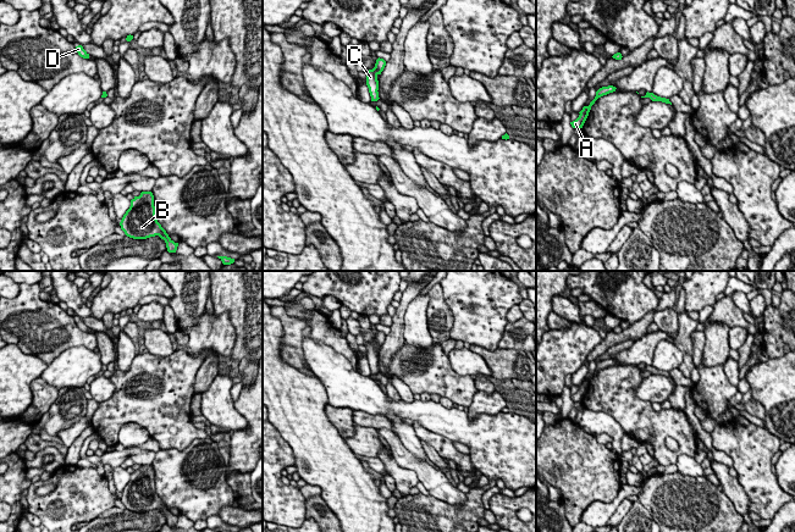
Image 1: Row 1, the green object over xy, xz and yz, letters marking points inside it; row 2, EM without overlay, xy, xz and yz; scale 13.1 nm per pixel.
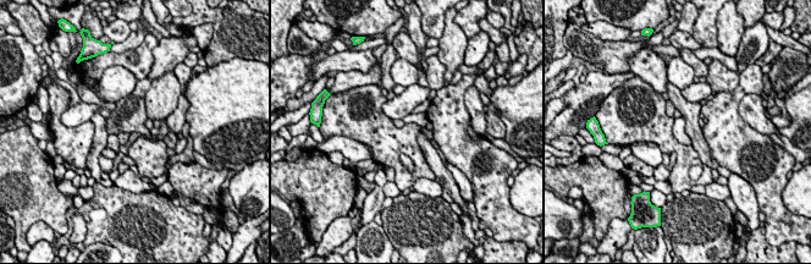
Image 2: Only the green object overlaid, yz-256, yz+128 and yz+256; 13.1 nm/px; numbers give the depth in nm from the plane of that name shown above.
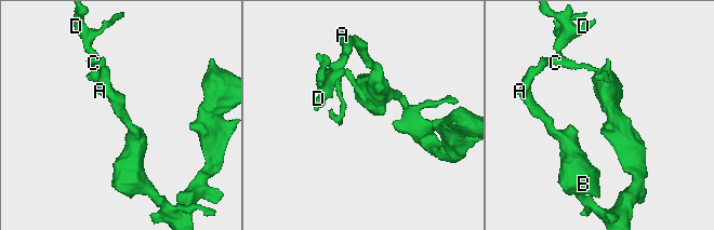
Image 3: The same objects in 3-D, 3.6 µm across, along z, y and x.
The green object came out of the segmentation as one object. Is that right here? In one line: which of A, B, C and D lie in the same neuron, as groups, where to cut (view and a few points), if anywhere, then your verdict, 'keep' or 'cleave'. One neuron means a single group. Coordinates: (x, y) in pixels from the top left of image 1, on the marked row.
A B C D | no cut | keep

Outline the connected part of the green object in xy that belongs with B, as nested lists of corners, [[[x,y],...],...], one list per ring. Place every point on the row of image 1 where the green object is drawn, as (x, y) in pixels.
[[[142,192],[131,200],[131,206],[120,222],[125,234],[133,239],[147,239],[159,235],[165,240],[169,253],[176,253],[178,243],[175,243],[156,220],[154,195],[151,192]]]

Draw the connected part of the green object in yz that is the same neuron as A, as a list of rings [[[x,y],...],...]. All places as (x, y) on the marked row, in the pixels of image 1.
[[[608,85],[608,87],[602,87],[602,88],[600,88],[600,89],[596,92],[596,96],[595,96],[595,99],[590,102],[590,105],[589,105],[589,106],[584,106],[583,110],[579,112],[579,113],[580,113],[579,117],[578,117],[575,121],[570,122],[572,127],[573,127],[573,128],[583,128],[583,126],[584,126],[584,123],[585,123],[587,116],[589,116],[589,112],[590,112],[590,110],[591,110],[591,106],[595,104],[595,101],[596,101],[598,98],[603,96],[603,95],[607,95],[607,94],[609,94],[609,93],[615,92],[615,89],[617,89],[617,88],[613,87],[613,85]]]

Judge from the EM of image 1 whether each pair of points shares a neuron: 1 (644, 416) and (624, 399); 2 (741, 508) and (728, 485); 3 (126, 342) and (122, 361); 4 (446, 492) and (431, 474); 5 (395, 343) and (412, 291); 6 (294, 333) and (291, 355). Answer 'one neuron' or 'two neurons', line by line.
1: one neuron
2: one neuron
3: one neuron
4: one neuron
5: one neuron
6: one neuron

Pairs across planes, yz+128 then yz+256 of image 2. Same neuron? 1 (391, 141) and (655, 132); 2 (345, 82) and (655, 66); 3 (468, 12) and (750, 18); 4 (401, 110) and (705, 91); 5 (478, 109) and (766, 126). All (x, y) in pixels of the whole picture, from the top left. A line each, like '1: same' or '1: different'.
1: same
2: different
3: same
4: same
5: same

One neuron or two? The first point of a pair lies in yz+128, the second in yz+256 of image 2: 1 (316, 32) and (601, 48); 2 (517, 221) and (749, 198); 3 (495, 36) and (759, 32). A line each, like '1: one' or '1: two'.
1: two
2: two
3: two

